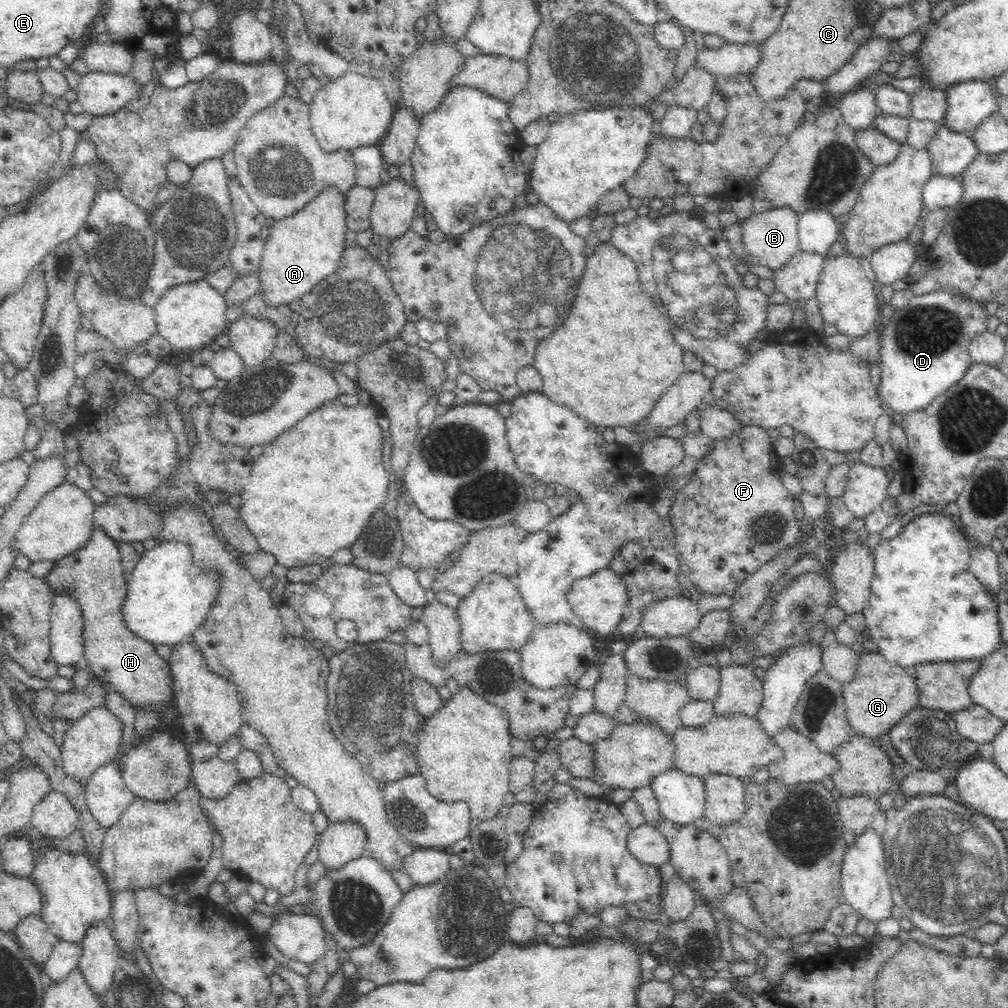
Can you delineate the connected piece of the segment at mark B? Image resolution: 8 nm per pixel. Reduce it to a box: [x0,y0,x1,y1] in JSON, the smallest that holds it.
[741,207,801,269]

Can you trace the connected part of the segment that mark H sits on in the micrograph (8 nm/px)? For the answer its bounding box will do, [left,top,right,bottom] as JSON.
[44,527,179,722]

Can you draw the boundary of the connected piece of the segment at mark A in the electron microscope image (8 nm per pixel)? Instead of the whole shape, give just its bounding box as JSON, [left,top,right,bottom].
[260,185,346,306]

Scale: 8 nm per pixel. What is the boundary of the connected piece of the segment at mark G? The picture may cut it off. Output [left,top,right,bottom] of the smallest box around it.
[843,651,920,739]

